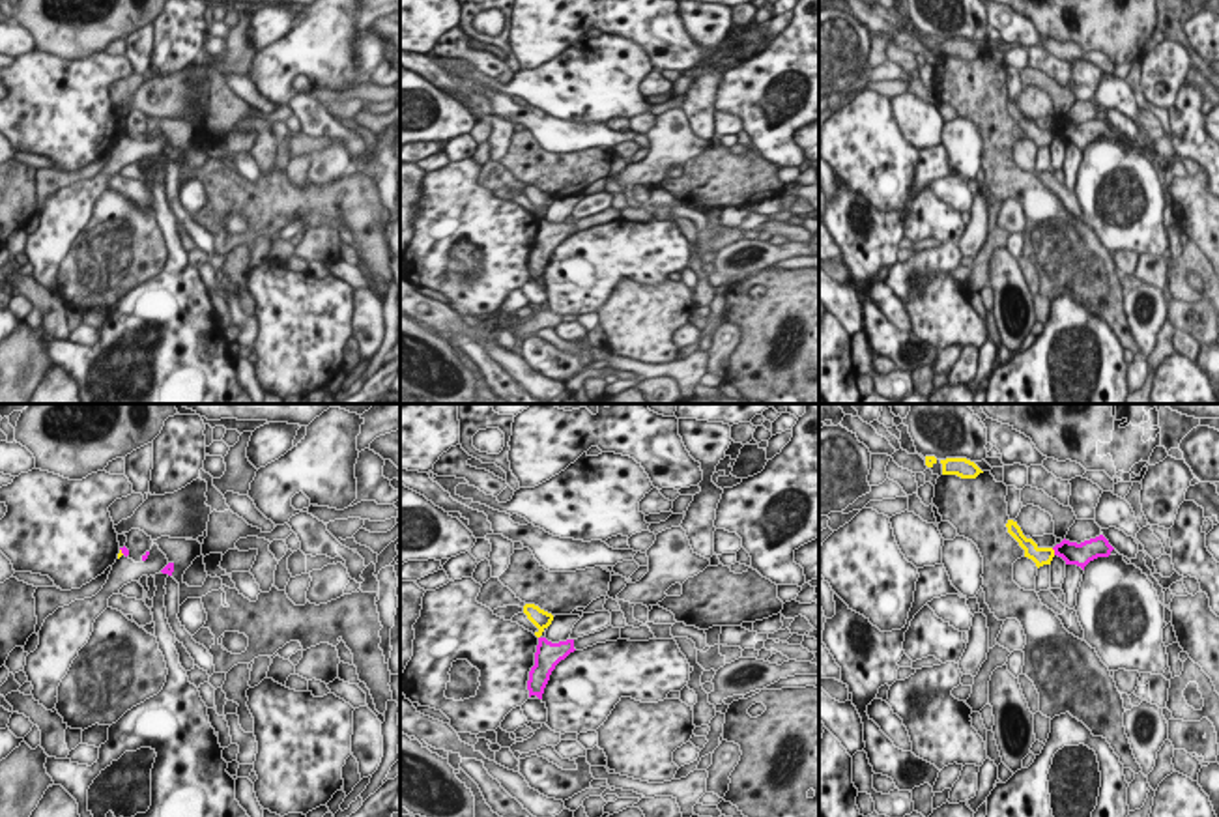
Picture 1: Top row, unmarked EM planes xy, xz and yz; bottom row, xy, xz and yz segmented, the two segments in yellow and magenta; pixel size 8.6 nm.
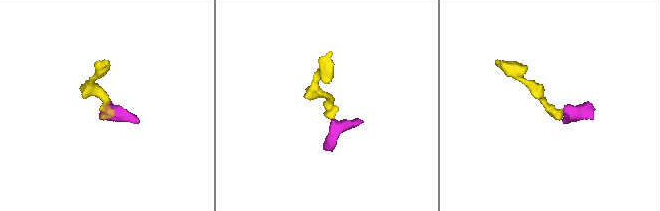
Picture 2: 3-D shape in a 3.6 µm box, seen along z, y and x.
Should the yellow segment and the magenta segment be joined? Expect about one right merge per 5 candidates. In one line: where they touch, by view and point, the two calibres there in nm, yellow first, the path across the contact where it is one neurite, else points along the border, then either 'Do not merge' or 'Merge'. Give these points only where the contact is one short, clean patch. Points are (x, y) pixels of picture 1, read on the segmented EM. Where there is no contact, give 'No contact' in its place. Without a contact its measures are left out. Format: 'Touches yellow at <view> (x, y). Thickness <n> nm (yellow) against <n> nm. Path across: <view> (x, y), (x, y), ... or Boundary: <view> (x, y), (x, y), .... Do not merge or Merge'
Touches yellow at yz (1053, 552). Thickness 160 nm (yellow) against 190 nm. Boundary: yz (1051, 548), (1055, 554). Do not merge

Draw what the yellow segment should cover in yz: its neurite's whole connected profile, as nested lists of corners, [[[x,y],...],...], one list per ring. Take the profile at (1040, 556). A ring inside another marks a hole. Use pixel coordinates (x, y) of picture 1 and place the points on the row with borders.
[[[1008,520],[1006,523],[1008,533],[1019,542],[1019,546],[1025,550],[1025,557],[1032,559],[1036,566],[1051,565],[1054,557],[1053,548],[1040,548],[1032,538],[1026,538],[1017,525],[1017,522]]]

